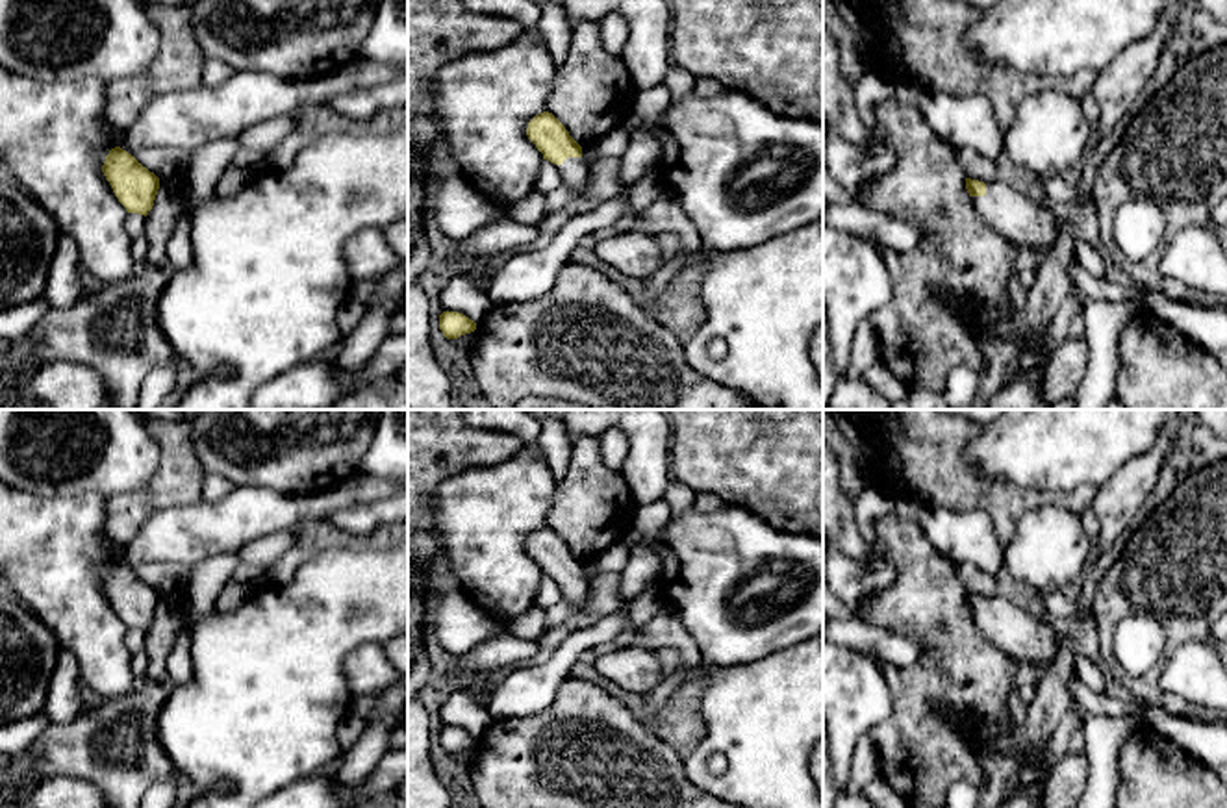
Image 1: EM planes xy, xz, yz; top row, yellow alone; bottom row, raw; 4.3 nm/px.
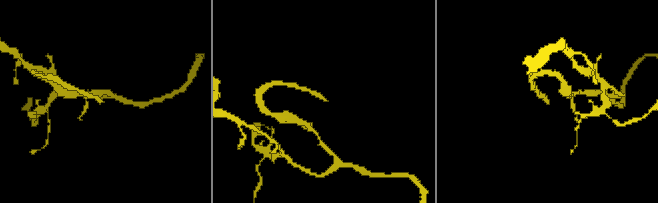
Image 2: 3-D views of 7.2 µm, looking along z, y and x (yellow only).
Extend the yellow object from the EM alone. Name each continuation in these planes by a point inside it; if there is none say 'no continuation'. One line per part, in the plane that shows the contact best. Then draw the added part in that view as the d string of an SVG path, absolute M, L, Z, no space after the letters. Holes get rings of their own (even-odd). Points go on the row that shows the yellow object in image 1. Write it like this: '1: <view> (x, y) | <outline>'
1: xz (575, 173) | M567 158L562 165L556 165L562 176L562 185L573 189L578 196L588 195L586 183L591 178L591 169L582 158Z

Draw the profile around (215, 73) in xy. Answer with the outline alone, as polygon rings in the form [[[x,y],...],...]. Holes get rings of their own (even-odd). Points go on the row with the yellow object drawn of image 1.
[[[206,57],[202,67],[202,83],[208,87],[217,87],[234,76],[235,69],[221,59]]]

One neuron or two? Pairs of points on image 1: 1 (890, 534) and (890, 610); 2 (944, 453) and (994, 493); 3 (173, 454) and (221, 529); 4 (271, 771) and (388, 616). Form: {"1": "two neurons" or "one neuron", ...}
{"1": "one neuron", "2": "one neuron", "3": "two neurons", "4": "one neuron"}

